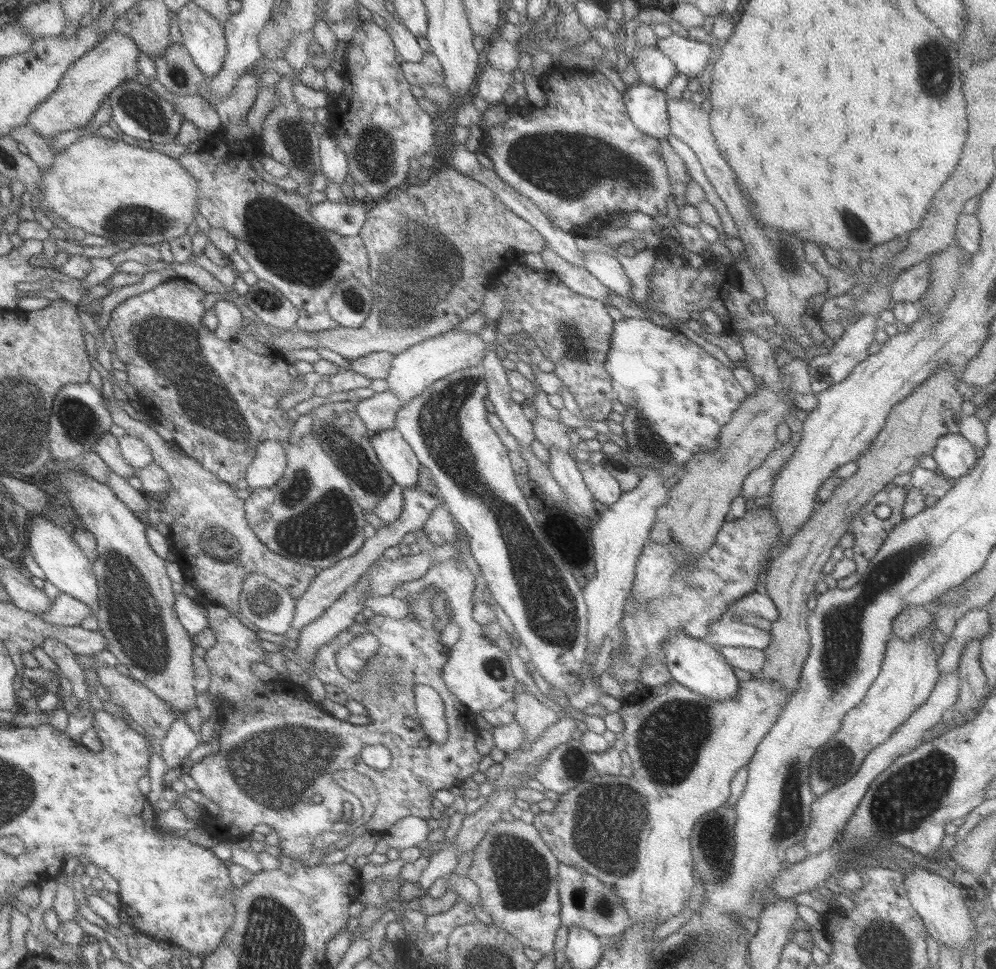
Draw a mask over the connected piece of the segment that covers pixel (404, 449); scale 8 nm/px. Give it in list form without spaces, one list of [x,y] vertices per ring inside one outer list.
[[[393,428],[376,432],[369,437],[369,441],[382,468],[394,483],[402,488],[416,486],[421,464],[400,432]]]

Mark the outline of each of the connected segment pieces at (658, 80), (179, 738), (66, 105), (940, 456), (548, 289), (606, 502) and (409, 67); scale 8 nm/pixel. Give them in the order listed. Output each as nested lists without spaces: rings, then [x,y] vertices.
[[[653,47],[636,48],[632,57],[634,70],[640,84],[652,86],[664,91],[666,86],[677,76],[674,64],[668,56]]]
[[[184,717],[176,718],[167,735],[161,739],[160,752],[168,769],[187,764],[188,756],[194,748],[202,744],[200,735],[194,734]]]
[[[110,32],[88,53],[77,58],[65,77],[60,80],[58,88],[36,106],[28,116],[27,126],[40,136],[58,136],[61,132],[84,127],[96,114],[98,108],[112,90],[122,82],[134,79],[138,74],[136,61],[140,57],[136,42],[124,34]]]
[[[959,432],[940,437],[931,456],[938,464],[936,472],[954,480],[968,474],[978,460],[974,446]]]
[[[518,261],[501,273],[496,280],[495,288],[506,287],[505,308],[510,310],[508,314],[502,314],[496,322],[497,332],[500,335],[517,335],[524,331],[530,335],[530,339],[537,345],[541,352],[541,358],[554,363],[554,373],[574,396],[574,400],[580,407],[582,415],[591,421],[606,421],[608,415],[613,412],[612,405],[617,400],[611,387],[611,378],[605,363],[611,344],[613,324],[615,321],[608,314],[605,304],[586,296],[579,296],[559,282],[557,277],[547,270],[540,268],[532,270],[526,268]]]
[[[580,461],[578,468],[581,470],[586,488],[594,496],[600,510],[612,506],[620,498],[623,492],[618,480],[602,464]]]
[[[429,51],[424,54],[420,63],[401,63],[405,80],[410,85],[440,86],[445,84],[445,77],[439,60]]]

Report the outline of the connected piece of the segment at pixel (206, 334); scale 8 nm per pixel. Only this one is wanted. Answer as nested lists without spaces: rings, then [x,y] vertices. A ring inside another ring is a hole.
[[[176,276],[174,279],[170,279],[163,284],[160,284],[158,287],[153,287],[152,290],[150,290],[149,292],[142,292],[142,294],[138,294],[138,296],[132,296],[129,300],[124,300],[122,304],[120,304],[117,308],[114,308],[114,311],[112,312],[112,320],[108,322],[107,327],[112,333],[112,337],[114,337],[114,344],[116,345],[116,356],[114,356],[114,358],[122,361],[126,365],[126,372],[128,375],[127,382],[133,385],[134,388],[136,388],[136,393],[139,394],[139,398],[141,398],[142,401],[141,406],[148,410],[149,413],[153,414],[156,422],[158,422],[162,426],[170,428],[170,430],[172,431],[173,440],[175,440],[176,442],[176,446],[182,452],[184,452],[186,456],[200,462],[200,464],[204,467],[204,470],[208,470],[208,472],[211,472],[214,476],[216,476],[216,478],[222,480],[222,482],[227,482],[228,484],[235,486],[235,483],[238,482],[240,478],[246,476],[246,469],[248,468],[248,465],[250,465],[250,463],[253,461],[253,458],[256,454],[256,448],[258,448],[259,444],[262,444],[268,440],[272,440],[272,442],[287,442],[289,440],[291,435],[291,429],[294,426],[294,422],[288,417],[287,412],[282,410],[282,408],[280,407],[280,398],[289,394],[292,391],[293,383],[295,381],[298,381],[299,377],[296,377],[295,380],[290,377],[290,374],[288,373],[288,363],[279,353],[273,353],[268,356],[266,356],[265,354],[255,354],[254,352],[246,349],[244,346],[238,344],[236,340],[223,342],[222,340],[216,338],[216,336],[213,334],[213,331],[207,330],[206,326],[202,324],[203,320],[206,319],[206,312],[202,302],[205,295],[206,293],[199,289],[198,286],[194,283],[191,283],[181,277]]]

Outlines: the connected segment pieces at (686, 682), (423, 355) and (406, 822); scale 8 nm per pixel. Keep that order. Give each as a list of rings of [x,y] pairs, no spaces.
[[[674,631],[670,639],[664,643],[662,652],[672,679],[688,690],[718,701],[736,695],[740,680],[736,678],[733,666],[728,664],[726,658],[715,647],[708,645],[706,640],[692,638],[684,631]]]
[[[450,330],[438,334],[435,338],[424,340],[404,353],[393,356],[391,367],[386,378],[388,389],[406,406],[420,396],[426,388],[435,384],[437,380],[446,378],[456,370],[466,370],[470,366],[480,365],[485,358],[487,345],[479,333],[467,334],[460,330]]]
[[[408,816],[398,820],[396,824],[387,829],[387,834],[380,835],[380,837],[388,843],[390,849],[401,851],[404,848],[420,845],[426,841],[431,831],[426,821]]]

